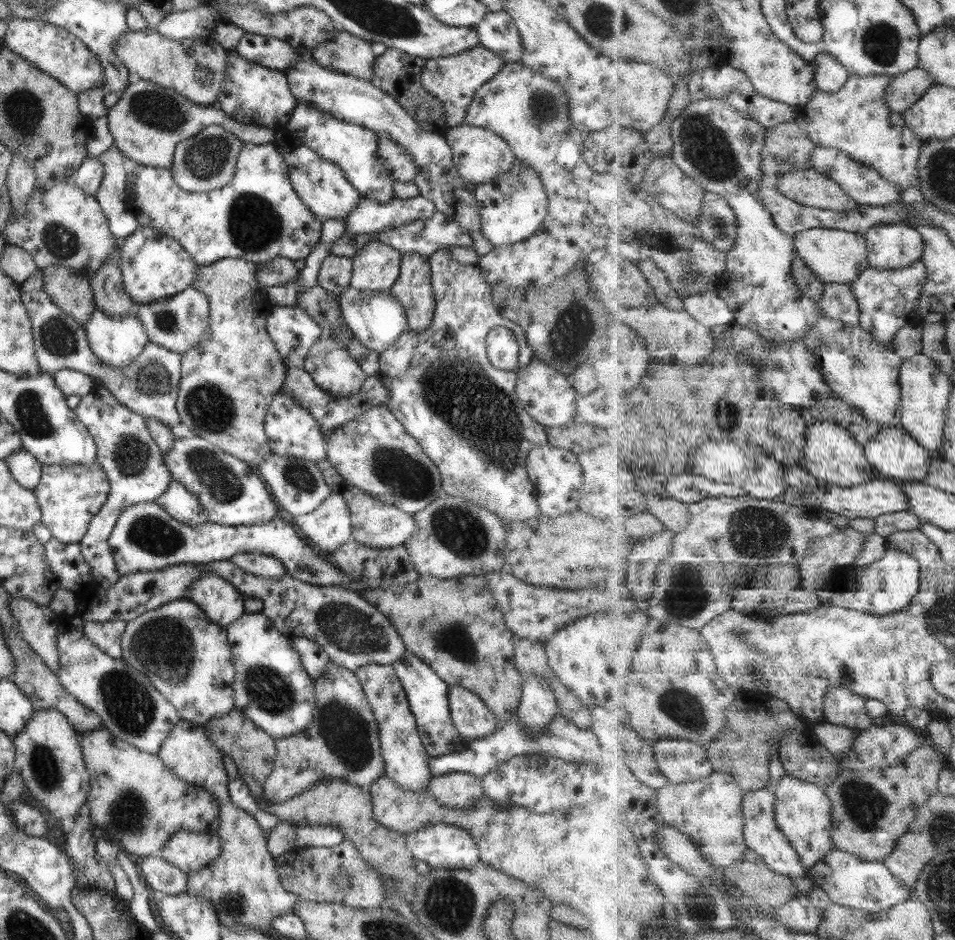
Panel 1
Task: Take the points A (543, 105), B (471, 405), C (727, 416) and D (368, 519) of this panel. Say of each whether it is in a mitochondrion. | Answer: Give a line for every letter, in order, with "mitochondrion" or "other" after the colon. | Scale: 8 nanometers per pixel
A: mitochondrion
B: mitochondrion
C: mitochondrion
D: other

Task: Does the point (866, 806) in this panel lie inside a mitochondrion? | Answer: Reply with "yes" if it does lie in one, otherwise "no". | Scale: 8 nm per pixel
yes

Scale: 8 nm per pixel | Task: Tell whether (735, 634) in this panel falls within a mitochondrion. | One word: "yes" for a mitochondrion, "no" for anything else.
yes

